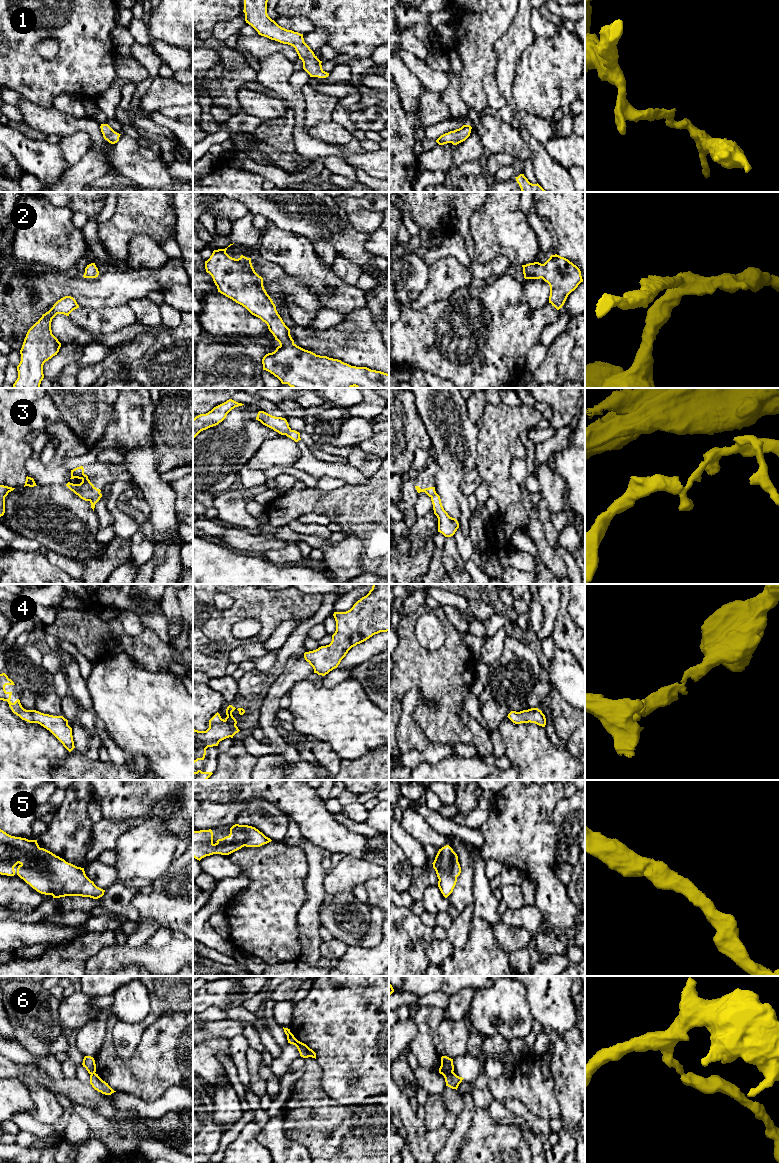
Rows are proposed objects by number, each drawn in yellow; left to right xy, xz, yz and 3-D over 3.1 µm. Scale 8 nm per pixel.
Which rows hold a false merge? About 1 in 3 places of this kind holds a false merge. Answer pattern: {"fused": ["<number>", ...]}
{"fused": ["3", "6"]}

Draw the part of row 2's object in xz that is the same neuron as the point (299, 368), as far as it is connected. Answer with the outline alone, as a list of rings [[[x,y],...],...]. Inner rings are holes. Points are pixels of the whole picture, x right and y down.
[[[233,243],[233,244],[234,244],[234,243]],[[230,244],[228,247],[230,247],[230,246],[233,245],[233,244]],[[227,247],[227,248],[228,248],[228,247]],[[227,248],[214,250],[213,253],[212,253],[212,255],[210,256],[210,258],[209,258],[207,261],[205,261],[205,269],[206,269],[206,272],[209,273],[209,274],[212,276],[213,281],[214,281],[215,285],[217,286],[218,292],[220,292],[221,294],[225,295],[226,297],[232,299],[232,300],[235,301],[236,303],[242,305],[242,306],[245,307],[252,315],[260,318],[263,322],[265,322],[265,323],[267,324],[267,326],[268,326],[269,331],[270,331],[270,332],[273,334],[273,336],[275,337],[275,340],[277,340],[277,341],[279,342],[280,345],[276,348],[276,350],[275,350],[274,352],[268,353],[268,354],[266,354],[266,355],[263,357],[263,359],[262,359],[263,370],[266,370],[266,371],[270,372],[270,373],[273,374],[275,377],[277,377],[277,378],[281,381],[282,384],[288,384],[288,385],[289,385],[290,387],[292,387],[292,388],[352,388],[352,387],[354,387],[354,386],[355,386],[356,388],[389,388],[389,374],[387,374],[387,373],[384,373],[384,372],[381,372],[381,371],[376,371],[376,370],[371,370],[371,369],[369,369],[369,368],[367,368],[367,367],[351,366],[351,365],[349,365],[349,364],[347,364],[347,363],[342,362],[341,360],[329,358],[329,357],[327,357],[327,356],[316,355],[315,353],[313,353],[313,352],[311,352],[311,351],[305,350],[305,349],[297,346],[297,345],[294,343],[294,340],[292,339],[292,337],[291,337],[291,335],[290,335],[290,329],[289,329],[289,328],[285,325],[285,323],[283,322],[282,318],[280,317],[280,315],[278,314],[278,312],[277,312],[277,310],[276,310],[275,304],[273,303],[272,299],[270,298],[270,296],[267,294],[266,290],[264,289],[264,286],[263,286],[263,278],[262,278],[261,276],[259,276],[259,275],[255,272],[255,270],[254,270],[254,268],[253,268],[253,266],[252,266],[252,263],[251,263],[251,258],[247,258],[247,257],[245,257],[245,256],[243,256],[243,255],[241,255],[238,259],[232,258],[232,257],[230,257],[230,256],[226,253]]]

